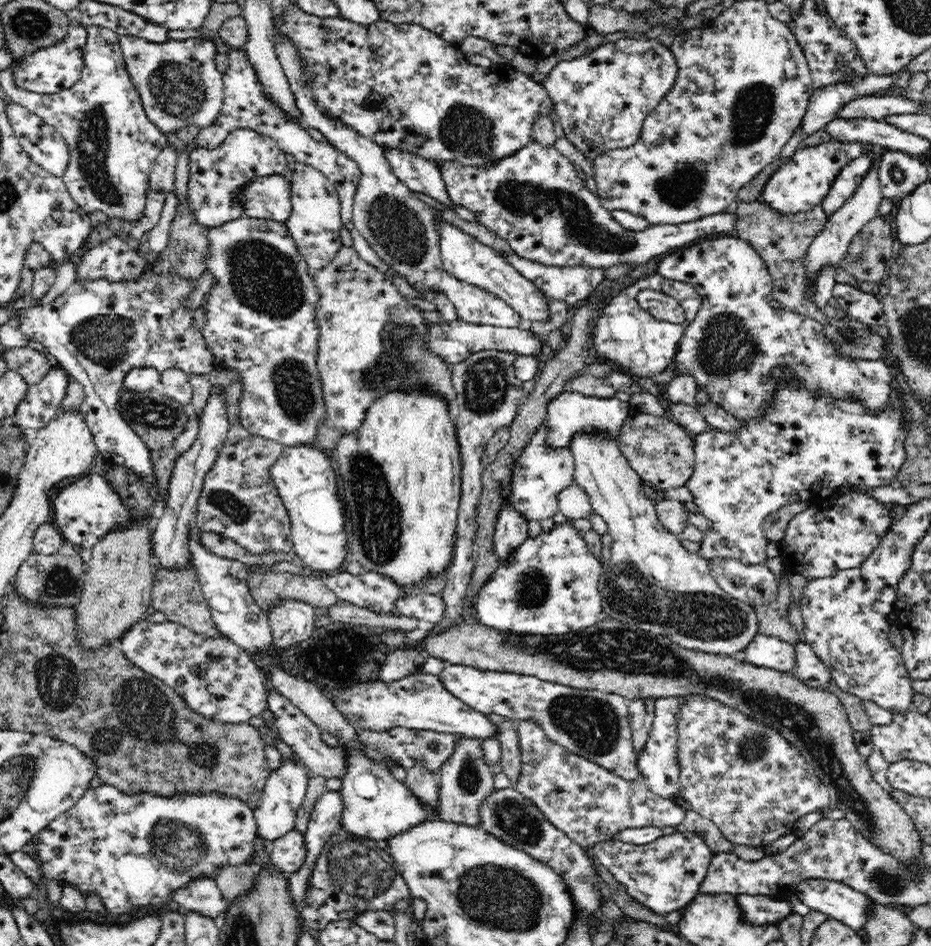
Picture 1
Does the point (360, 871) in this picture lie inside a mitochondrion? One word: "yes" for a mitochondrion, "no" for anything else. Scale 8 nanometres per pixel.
yes

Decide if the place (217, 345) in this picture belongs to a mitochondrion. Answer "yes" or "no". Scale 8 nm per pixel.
no

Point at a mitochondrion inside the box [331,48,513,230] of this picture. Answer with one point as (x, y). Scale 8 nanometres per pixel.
(469, 132)

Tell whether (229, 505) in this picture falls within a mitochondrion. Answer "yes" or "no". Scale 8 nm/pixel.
yes

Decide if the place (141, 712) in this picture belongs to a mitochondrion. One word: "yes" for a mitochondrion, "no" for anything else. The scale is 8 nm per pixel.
yes

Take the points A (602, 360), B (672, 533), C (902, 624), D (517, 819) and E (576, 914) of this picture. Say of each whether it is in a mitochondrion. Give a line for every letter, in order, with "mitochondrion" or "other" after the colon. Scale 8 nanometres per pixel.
A: other
B: other
C: other
D: mitochondrion
E: other

